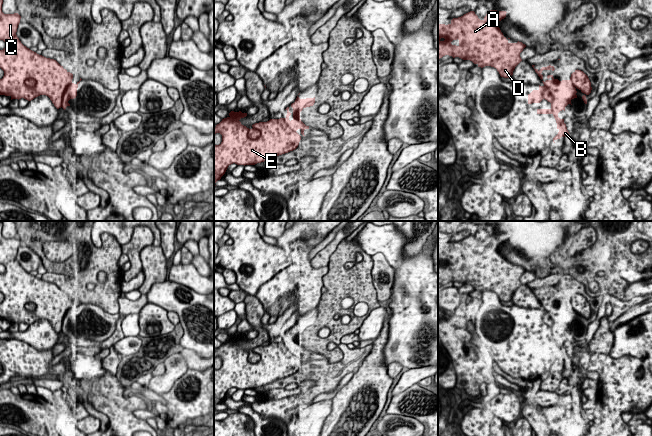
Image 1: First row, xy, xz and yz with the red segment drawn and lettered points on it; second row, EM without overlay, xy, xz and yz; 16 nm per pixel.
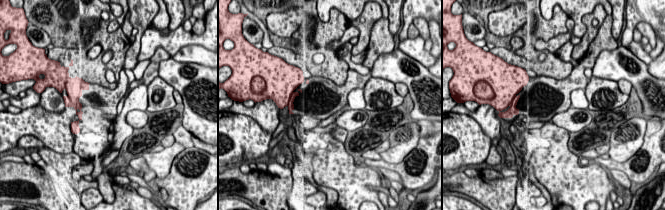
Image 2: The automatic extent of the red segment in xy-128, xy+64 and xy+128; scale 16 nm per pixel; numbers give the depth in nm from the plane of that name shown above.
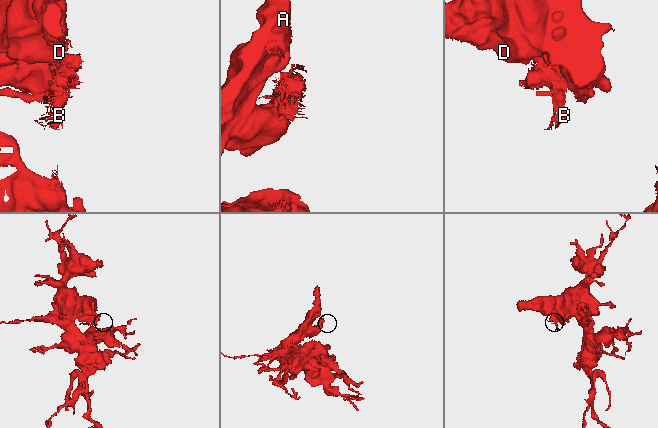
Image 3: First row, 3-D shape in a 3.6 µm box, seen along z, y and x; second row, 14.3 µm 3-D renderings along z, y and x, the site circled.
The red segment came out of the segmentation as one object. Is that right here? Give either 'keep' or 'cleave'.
cleave

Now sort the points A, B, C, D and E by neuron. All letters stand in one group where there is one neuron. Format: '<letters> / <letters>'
A C D E / B

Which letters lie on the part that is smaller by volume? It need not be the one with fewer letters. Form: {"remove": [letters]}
{"remove": ["B"]}

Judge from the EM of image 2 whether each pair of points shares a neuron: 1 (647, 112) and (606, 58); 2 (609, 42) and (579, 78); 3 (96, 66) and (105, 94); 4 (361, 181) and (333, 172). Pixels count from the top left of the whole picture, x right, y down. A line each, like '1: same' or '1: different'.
1: same
2: same
3: different
4: same

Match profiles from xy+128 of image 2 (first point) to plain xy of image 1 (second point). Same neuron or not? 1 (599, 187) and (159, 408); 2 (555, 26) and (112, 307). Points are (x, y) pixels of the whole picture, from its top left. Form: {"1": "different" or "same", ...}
{"1": "different", "2": "same"}

